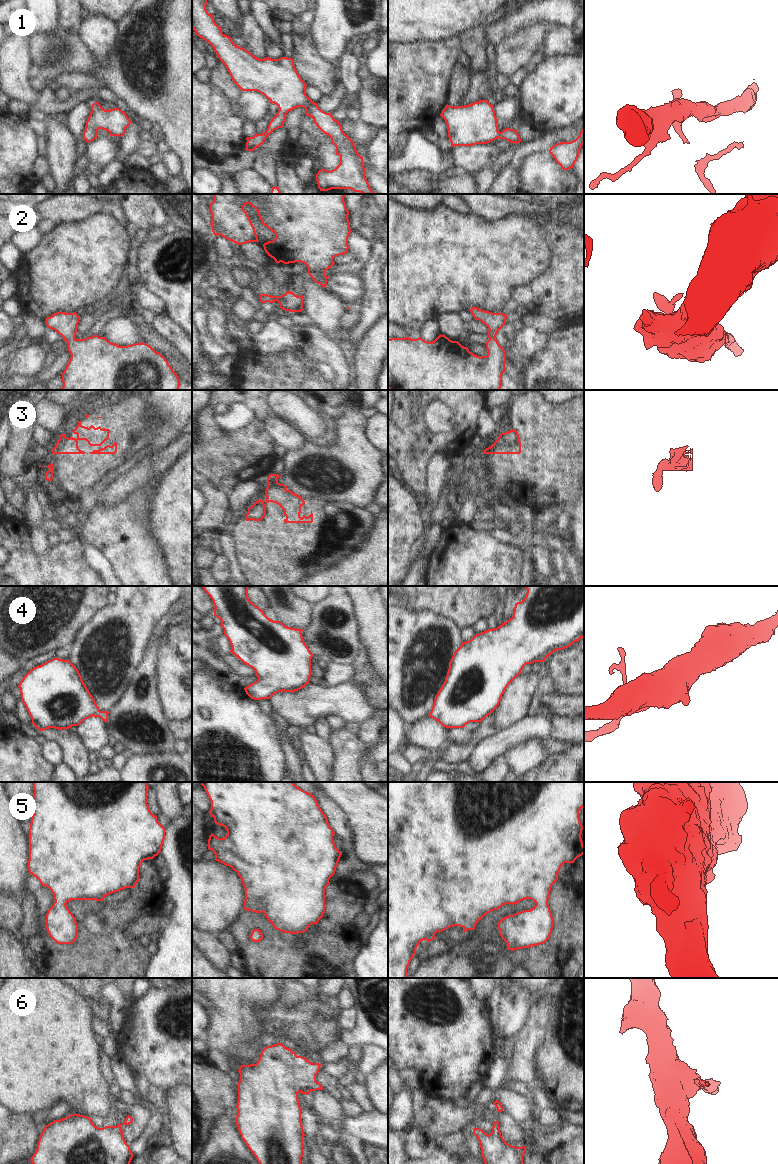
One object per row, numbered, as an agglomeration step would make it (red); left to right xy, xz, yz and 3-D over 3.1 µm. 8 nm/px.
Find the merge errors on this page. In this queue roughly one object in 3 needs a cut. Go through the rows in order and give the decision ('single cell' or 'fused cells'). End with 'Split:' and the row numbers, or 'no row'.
1: single cell
2: single cell
3: fused cells
4: single cell
5: single cell
6: single cell
Split: 3

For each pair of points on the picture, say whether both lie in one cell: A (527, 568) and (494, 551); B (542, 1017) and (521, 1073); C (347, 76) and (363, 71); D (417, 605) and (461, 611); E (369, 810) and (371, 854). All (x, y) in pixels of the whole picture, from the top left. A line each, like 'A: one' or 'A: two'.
A: two
B: one
C: two
D: one
E: one

